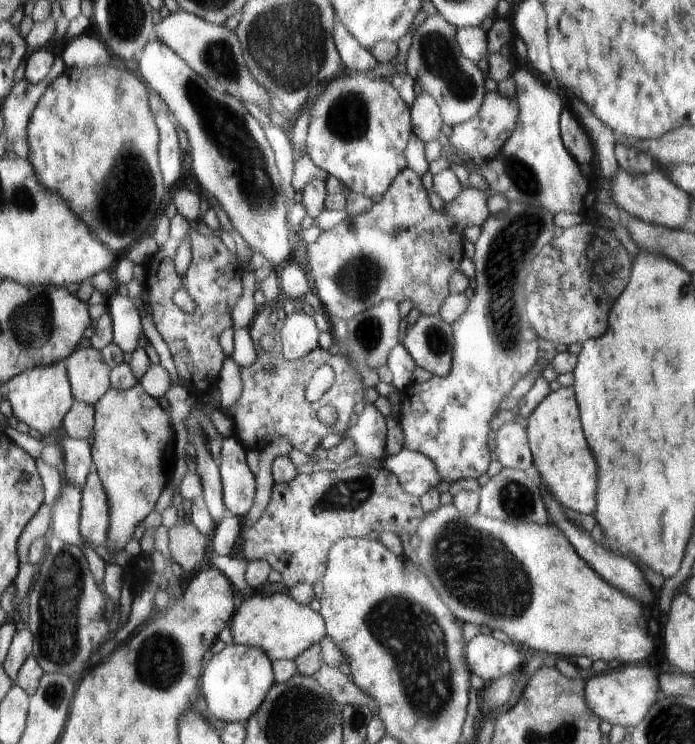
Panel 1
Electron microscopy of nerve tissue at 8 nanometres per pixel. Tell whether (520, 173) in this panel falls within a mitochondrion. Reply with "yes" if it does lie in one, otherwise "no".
yes

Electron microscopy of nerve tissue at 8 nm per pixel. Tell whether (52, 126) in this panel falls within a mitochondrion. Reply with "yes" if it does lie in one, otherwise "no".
no

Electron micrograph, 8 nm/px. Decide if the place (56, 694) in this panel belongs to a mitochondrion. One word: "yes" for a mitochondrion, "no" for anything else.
yes

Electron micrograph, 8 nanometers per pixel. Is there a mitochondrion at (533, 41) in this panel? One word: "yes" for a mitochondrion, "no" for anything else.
no

